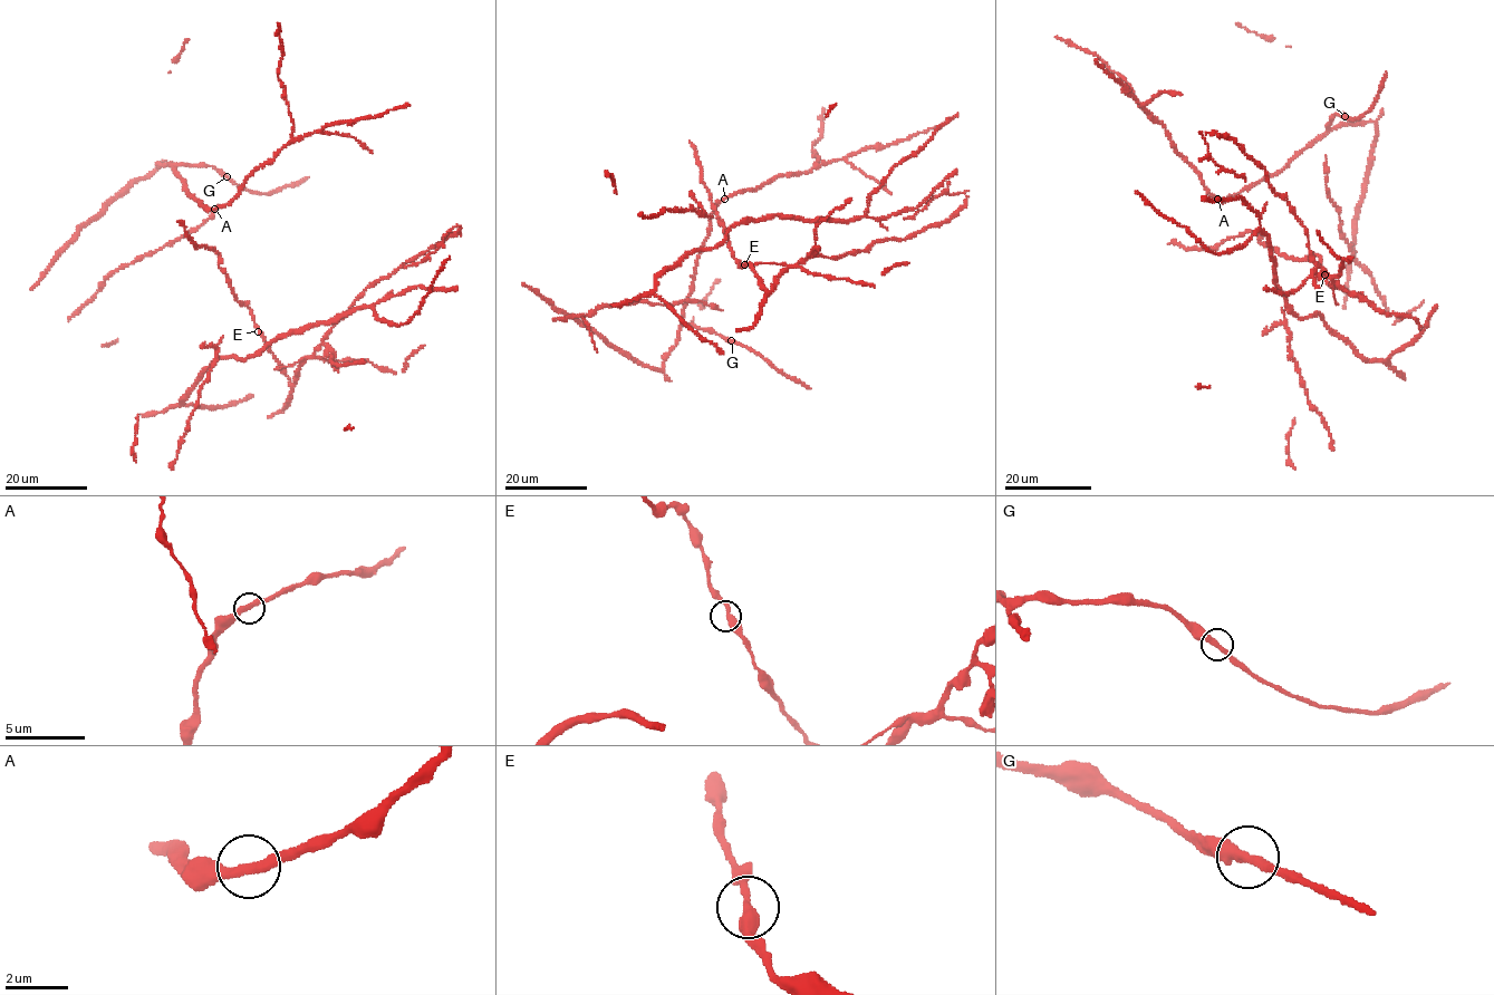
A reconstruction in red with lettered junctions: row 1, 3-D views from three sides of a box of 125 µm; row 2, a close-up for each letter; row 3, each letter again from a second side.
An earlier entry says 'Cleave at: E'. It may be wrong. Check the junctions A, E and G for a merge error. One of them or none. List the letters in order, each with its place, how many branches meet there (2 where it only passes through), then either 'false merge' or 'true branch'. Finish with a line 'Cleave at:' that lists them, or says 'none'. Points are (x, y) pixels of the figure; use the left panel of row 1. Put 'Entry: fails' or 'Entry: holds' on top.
Entry: fails
A: (214, 209) | 2 | true branch
E: (258, 331) | 2 | true branch
G: (227, 176) | 2 | true branch
Cleave at: none

